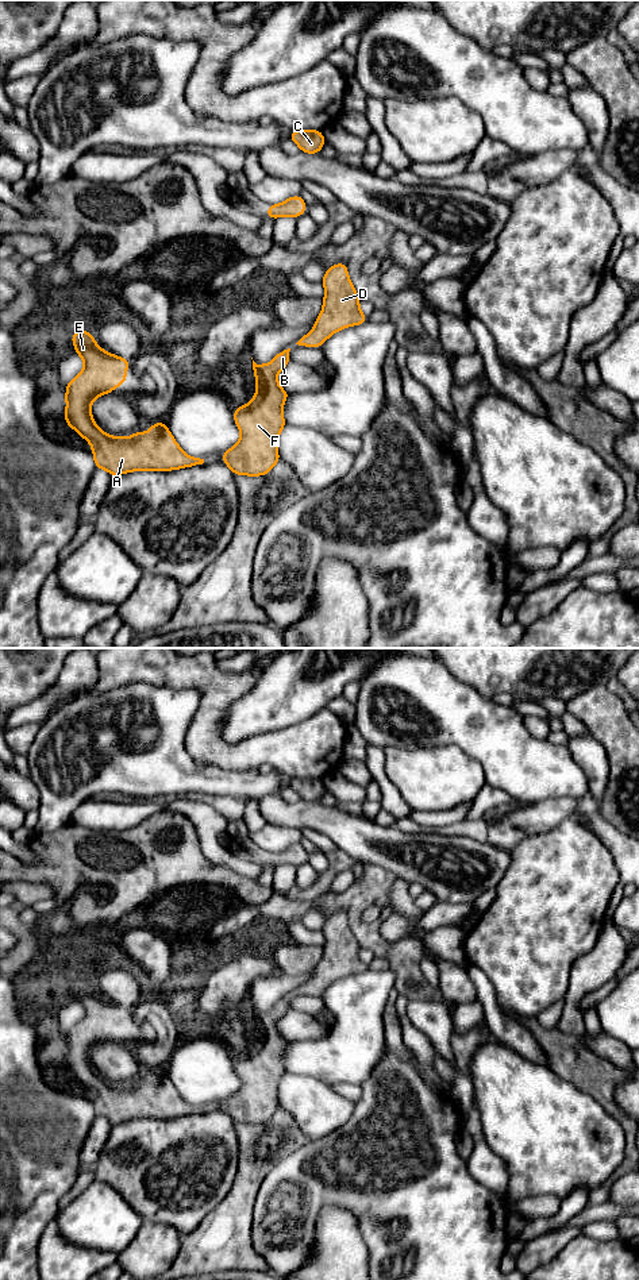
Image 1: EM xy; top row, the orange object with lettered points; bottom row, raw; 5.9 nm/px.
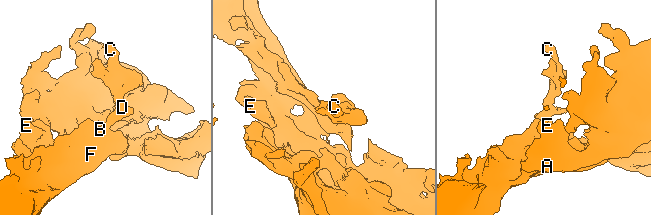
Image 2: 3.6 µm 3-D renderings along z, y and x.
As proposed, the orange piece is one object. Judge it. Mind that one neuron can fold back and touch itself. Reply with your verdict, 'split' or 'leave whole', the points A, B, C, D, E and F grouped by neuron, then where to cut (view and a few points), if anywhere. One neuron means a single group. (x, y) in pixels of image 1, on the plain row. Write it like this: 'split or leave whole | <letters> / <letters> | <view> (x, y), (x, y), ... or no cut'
leave whole | A B C D E F | no cut

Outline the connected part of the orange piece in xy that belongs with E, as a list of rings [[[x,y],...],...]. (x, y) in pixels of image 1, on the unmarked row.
[[[88,979],[74,980],[72,991],[74,1002],[84,1007],[84,1017],[66,1033],[65,1069],[89,1090],[96,1117],[118,1125],[130,1119],[170,1119],[204,1111],[204,1107],[189,1104],[180,1096],[165,1069],[154,1071],[147,1082],[138,1079],[128,1086],[101,1079],[91,1055],[99,1044],[124,1033],[131,1009],[100,996]]]

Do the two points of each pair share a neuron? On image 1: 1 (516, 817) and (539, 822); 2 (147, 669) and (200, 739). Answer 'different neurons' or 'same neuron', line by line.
1: same neuron
2: same neuron

